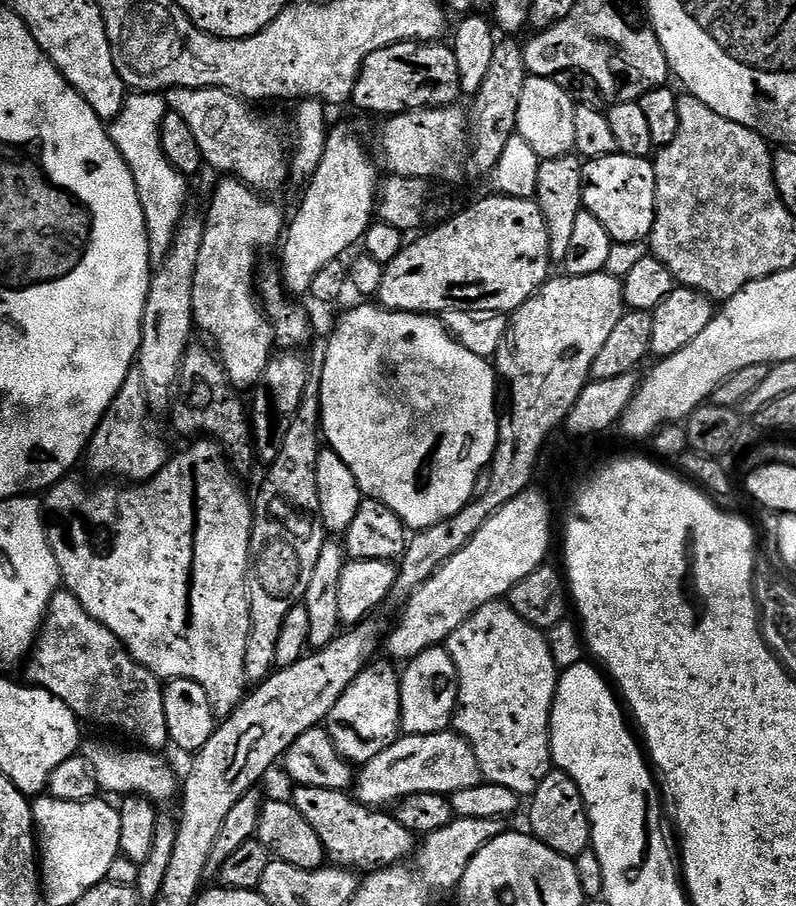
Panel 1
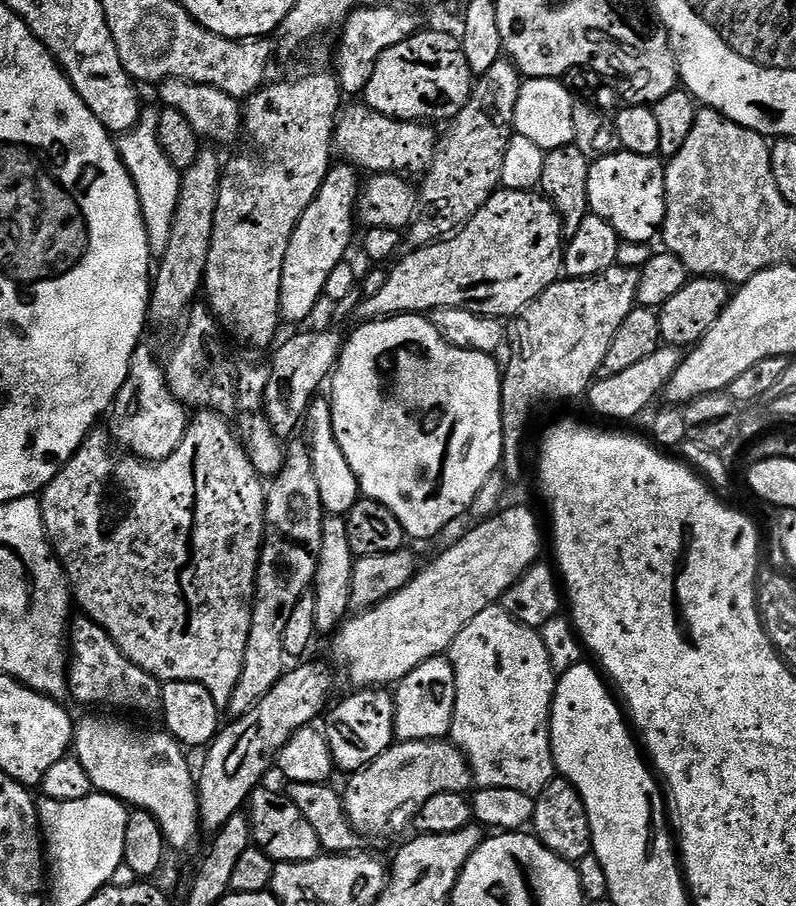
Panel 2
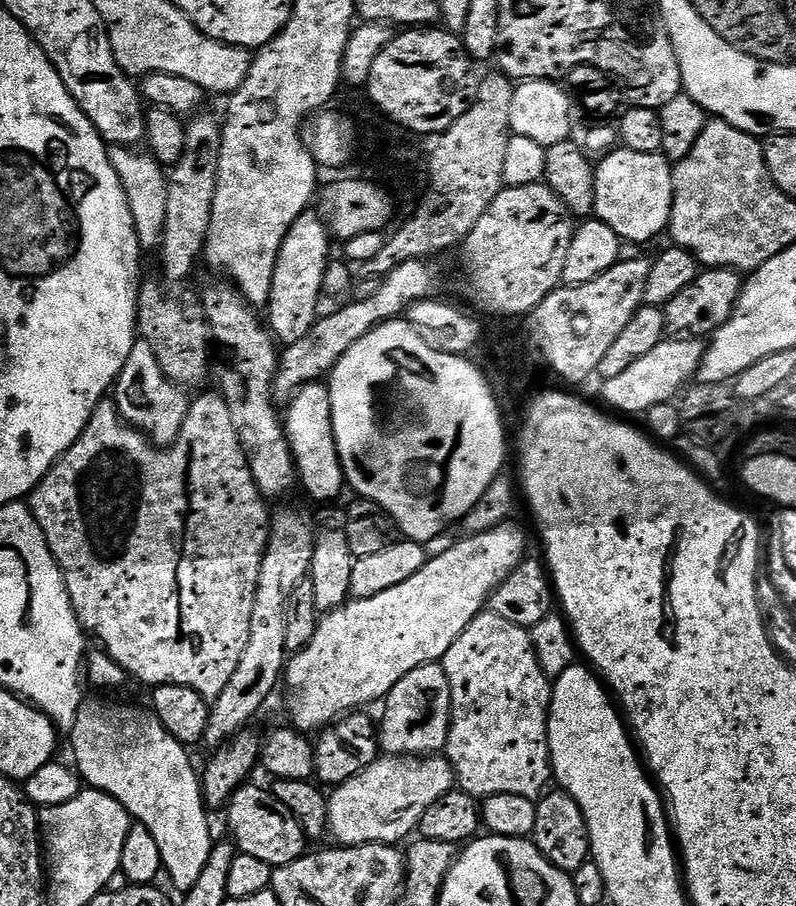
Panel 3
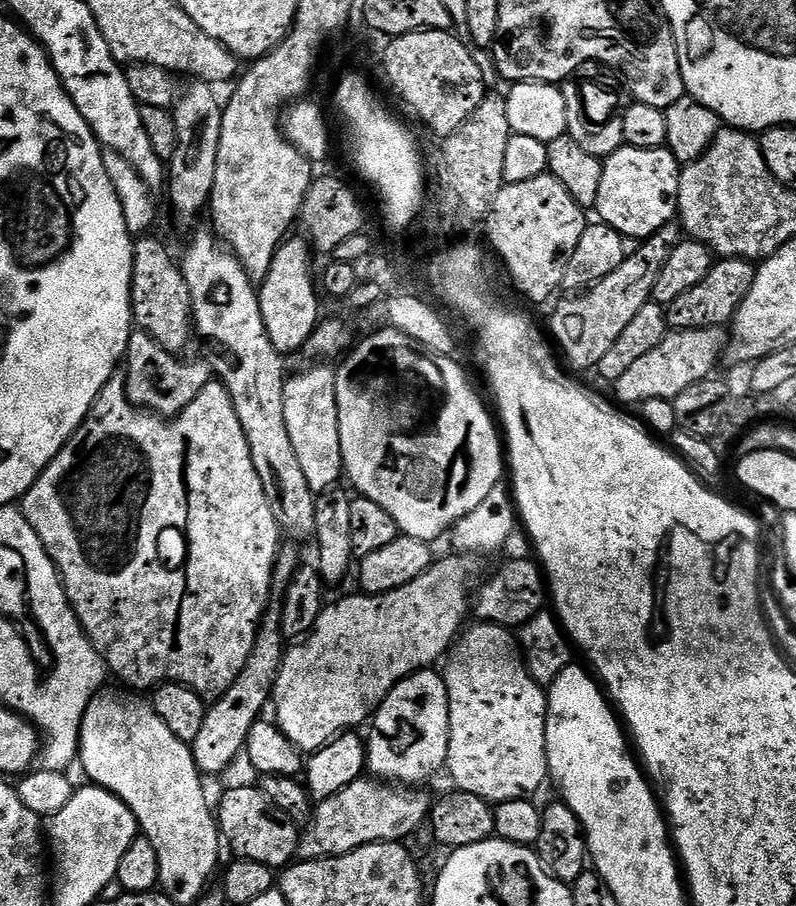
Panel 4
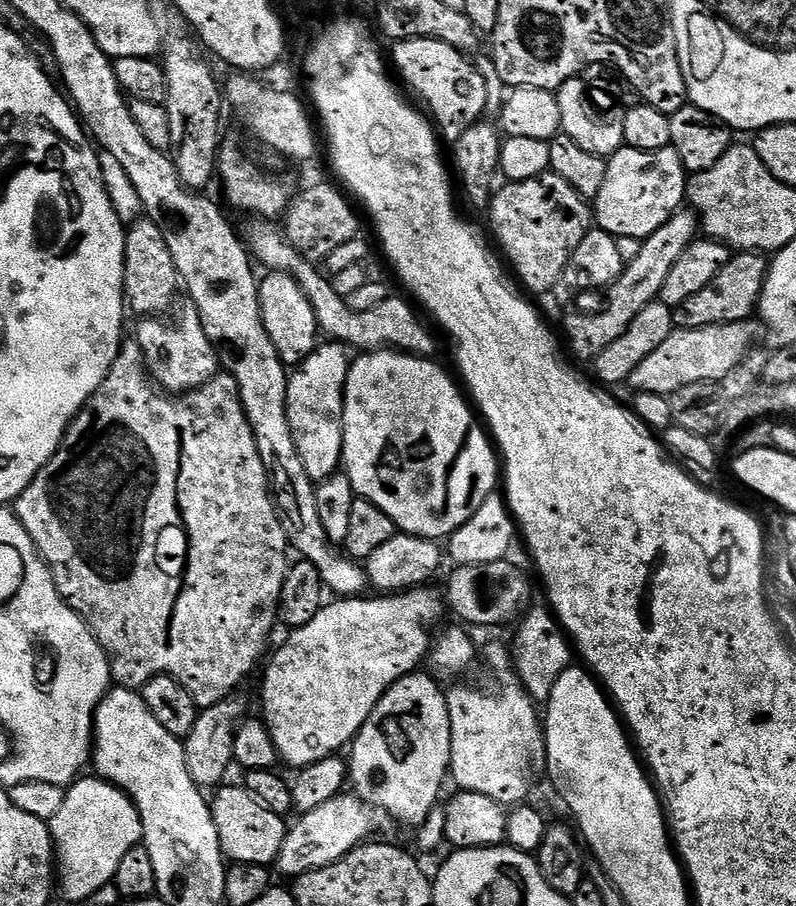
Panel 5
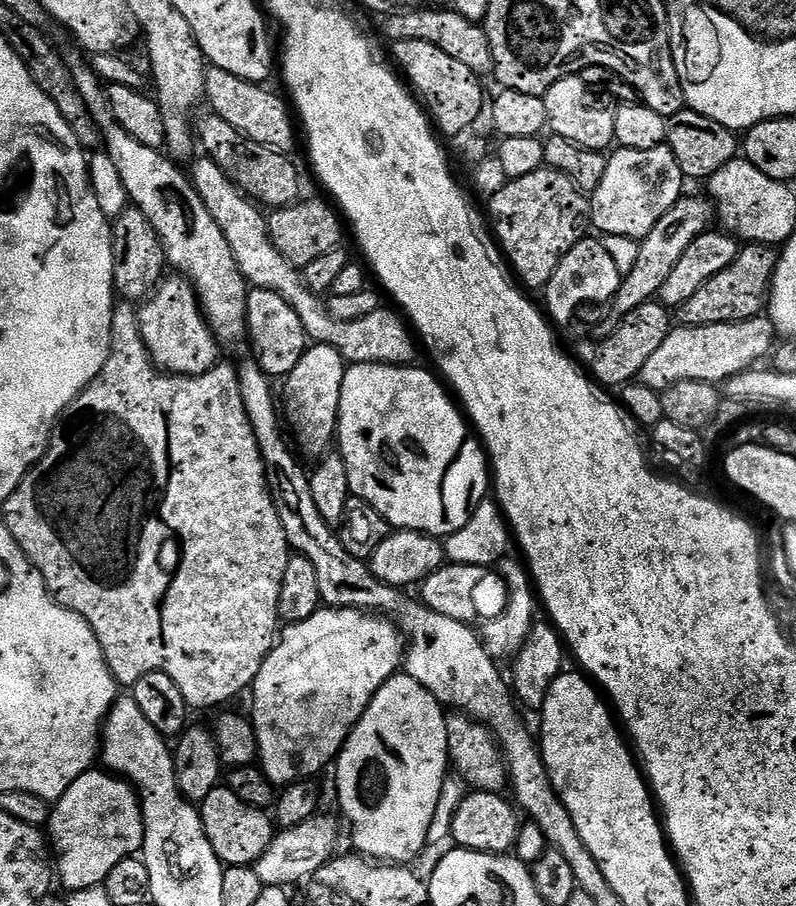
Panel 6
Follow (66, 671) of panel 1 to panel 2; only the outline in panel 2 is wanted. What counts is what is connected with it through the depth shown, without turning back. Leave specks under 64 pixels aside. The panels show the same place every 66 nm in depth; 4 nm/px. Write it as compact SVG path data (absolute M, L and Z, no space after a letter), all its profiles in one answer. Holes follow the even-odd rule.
M83 614L77 617L70 624L70 663L67 670L71 699L80 704L109 704L128 712L155 713L160 706L161 681L130 662L102 626Z

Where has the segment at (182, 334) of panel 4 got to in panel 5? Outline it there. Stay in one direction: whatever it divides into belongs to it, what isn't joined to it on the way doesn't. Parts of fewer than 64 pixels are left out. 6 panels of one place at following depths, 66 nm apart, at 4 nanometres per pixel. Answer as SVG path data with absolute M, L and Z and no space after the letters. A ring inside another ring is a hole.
M147 218L127 225L124 233L124 298L127 307L131 311L133 308L140 318L163 317L167 313L164 311L177 303L176 291L181 291L181 288L182 281L174 266L174 254L170 254L170 246L166 246L163 230Z

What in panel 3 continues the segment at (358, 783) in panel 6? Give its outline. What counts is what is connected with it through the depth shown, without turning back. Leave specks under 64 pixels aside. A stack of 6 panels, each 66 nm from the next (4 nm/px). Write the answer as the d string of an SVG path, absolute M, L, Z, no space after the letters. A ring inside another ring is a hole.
M439 663L423 664L418 670L410 670L390 690L383 701L384 717L378 720L378 748L389 756L426 756L436 754L448 743L448 724L452 720L452 699L450 698L450 682L446 678L443 667Z

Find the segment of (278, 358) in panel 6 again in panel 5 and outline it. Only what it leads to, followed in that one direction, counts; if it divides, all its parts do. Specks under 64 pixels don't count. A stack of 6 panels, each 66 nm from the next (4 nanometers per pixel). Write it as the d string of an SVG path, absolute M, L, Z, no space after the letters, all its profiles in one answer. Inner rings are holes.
M272 270L268 277L259 281L260 290L260 320L266 326L266 334L270 334L270 342L278 350L281 360L285 365L297 366L318 345L318 325L316 315L306 298L306 294L300 288L300 282L295 275L283 270Z

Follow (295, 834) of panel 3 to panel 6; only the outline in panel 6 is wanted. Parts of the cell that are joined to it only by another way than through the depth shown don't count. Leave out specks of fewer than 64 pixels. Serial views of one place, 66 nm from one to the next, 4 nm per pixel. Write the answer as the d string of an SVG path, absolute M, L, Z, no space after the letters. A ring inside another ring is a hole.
M227 786L215 788L199 805L200 817L204 822L210 842L218 854L220 863L225 866L233 864L251 864L266 854L272 839L276 837L278 828L273 817L263 808L251 808L249 804L244 804L234 794L234 790Z

